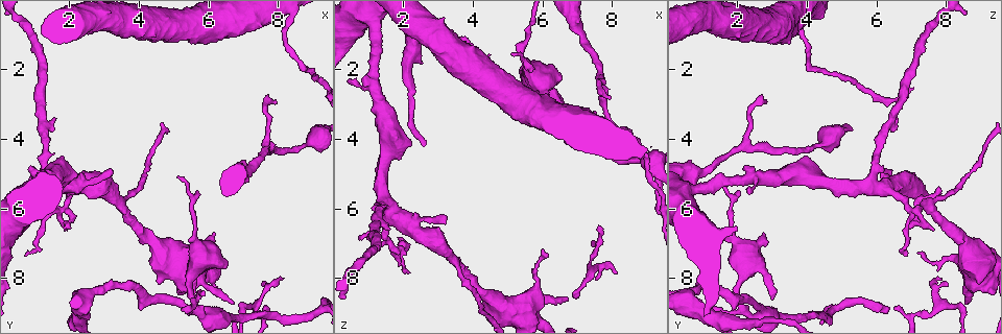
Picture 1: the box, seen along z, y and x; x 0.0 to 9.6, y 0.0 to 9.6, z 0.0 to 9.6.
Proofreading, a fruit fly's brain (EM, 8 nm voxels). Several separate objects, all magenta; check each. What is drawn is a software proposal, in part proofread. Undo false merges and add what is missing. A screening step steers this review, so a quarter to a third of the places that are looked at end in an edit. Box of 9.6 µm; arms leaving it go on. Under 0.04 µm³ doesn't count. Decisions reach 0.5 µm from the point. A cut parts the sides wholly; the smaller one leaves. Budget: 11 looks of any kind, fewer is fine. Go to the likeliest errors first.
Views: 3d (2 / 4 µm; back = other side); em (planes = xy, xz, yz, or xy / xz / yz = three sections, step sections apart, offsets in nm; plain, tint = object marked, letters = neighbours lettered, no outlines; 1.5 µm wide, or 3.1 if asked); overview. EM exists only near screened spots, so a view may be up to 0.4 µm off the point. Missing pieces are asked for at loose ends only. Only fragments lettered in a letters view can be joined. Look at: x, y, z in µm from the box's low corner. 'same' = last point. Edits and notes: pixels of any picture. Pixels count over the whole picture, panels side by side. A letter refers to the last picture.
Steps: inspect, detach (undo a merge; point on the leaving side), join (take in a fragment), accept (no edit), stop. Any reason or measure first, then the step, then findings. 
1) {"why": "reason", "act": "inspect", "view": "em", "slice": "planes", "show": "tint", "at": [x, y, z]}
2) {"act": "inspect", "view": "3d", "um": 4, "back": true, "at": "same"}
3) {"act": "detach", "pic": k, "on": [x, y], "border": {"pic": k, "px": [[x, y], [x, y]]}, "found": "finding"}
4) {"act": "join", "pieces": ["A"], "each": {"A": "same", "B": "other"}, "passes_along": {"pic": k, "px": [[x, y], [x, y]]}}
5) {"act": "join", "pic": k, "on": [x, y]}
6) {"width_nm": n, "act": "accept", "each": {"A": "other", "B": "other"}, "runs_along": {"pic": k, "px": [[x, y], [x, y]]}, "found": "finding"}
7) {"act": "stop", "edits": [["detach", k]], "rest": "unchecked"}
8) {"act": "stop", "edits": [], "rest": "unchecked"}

{"why": "free end", "act": "inspect", "view": "em", "slice": "planes", "show": "letters", "at": [6.75, 8.70, 8.65]}

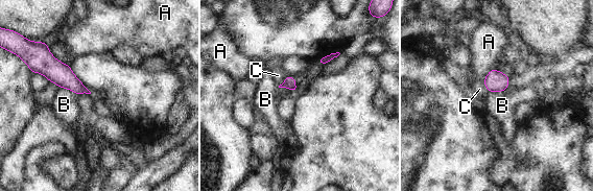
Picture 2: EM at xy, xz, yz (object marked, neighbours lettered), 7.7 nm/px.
{"act": "accept", "each": {"A": "other", "B": "other", "C": "other"}, "border": {"pic": 2, "px": [[483, 78], [483, 85], [489, 92]]}, "found": "no lettered fragment goes on from it"}

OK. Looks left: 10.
{"why": "three arms meet", "act": "inspect", "view": "em", "slice": "planes", "show": "tint", "at": [5.45, 8.95, 1.85]}

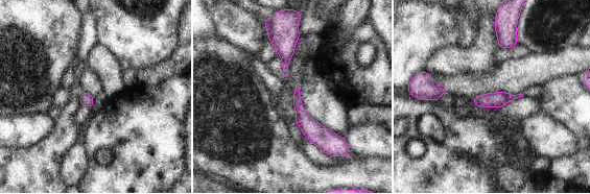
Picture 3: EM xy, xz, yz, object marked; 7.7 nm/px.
{"act": "inspect", "view": "em", "slice": "planes", "show": "letters", "at": "same"}

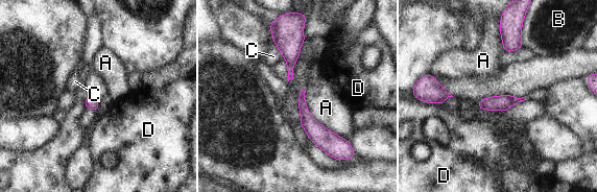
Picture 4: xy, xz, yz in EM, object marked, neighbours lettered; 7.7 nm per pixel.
{"width_nm": 80, "act": "accept", "each": {"A": "other", "B": "other", "C": "other", "D": "other"}, "border": {"pic": 4, "px": [[305, 89], [310, 115], [342, 138]]}, "found": "all the same neuron"}

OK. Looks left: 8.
{"why": "thin end", "act": "inspect", "view": "3d", "um": 4, "at": [2.15, 5.50, 7.85]}

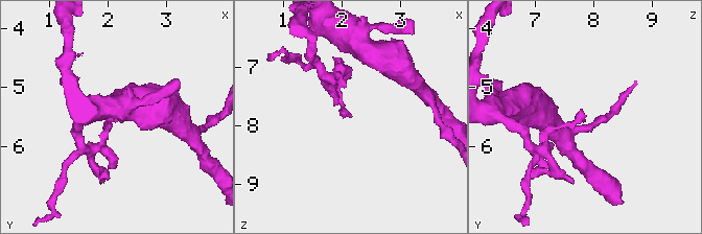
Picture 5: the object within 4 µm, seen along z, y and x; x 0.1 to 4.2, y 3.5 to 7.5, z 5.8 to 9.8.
{"why": "need the tissue", "act": "inspect", "view": "em", "slice": "planes", "show": "letters", "at": [2.20, 5.55, 7.85]}

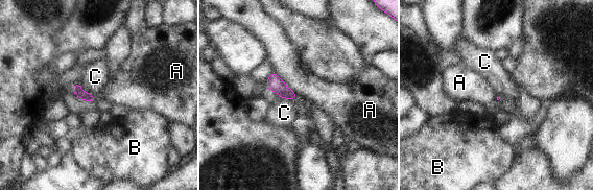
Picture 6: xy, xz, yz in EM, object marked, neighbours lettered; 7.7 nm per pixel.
{"act": "accept", "each": {"A": "other", "B": "other", "C": "other"}, "border": {"pic": 6, "px": [[274, 70], [298, 96]]}, "found": "none of them fits"}

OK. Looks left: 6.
{"why": "branch stops here", "act": "inspect", "view": "3d", "um": 4, "at": [1.45, 3.70, 6.60]}

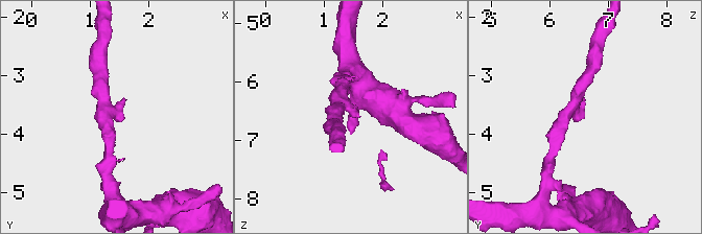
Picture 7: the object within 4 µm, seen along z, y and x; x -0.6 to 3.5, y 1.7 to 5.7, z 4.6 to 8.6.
{"arm_widths_nm": [220, 240], "why": "shape alone is not enough", "act": "inspect", "view": "em", "slice": "xy", "step": 4, "show": "letters", "at": [1.50, 3.75, 6.60]}

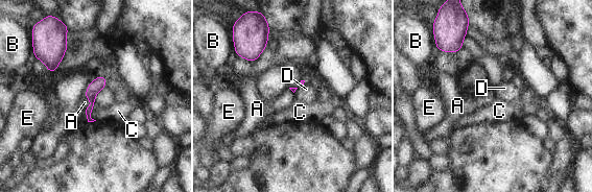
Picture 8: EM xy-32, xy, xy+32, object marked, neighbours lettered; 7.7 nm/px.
{"act": "accept", "each": {"A": "other", "B": "other", "C": "other", "D": "other", "E": "other"}, "runs_along": {"pic": 8, "px": [[100, 78], [87, 112]]}, "found": "no lettered fragment goes on from it"}

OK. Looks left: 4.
{"act": "stop", "edits": [], "rest": "unchecked"}

